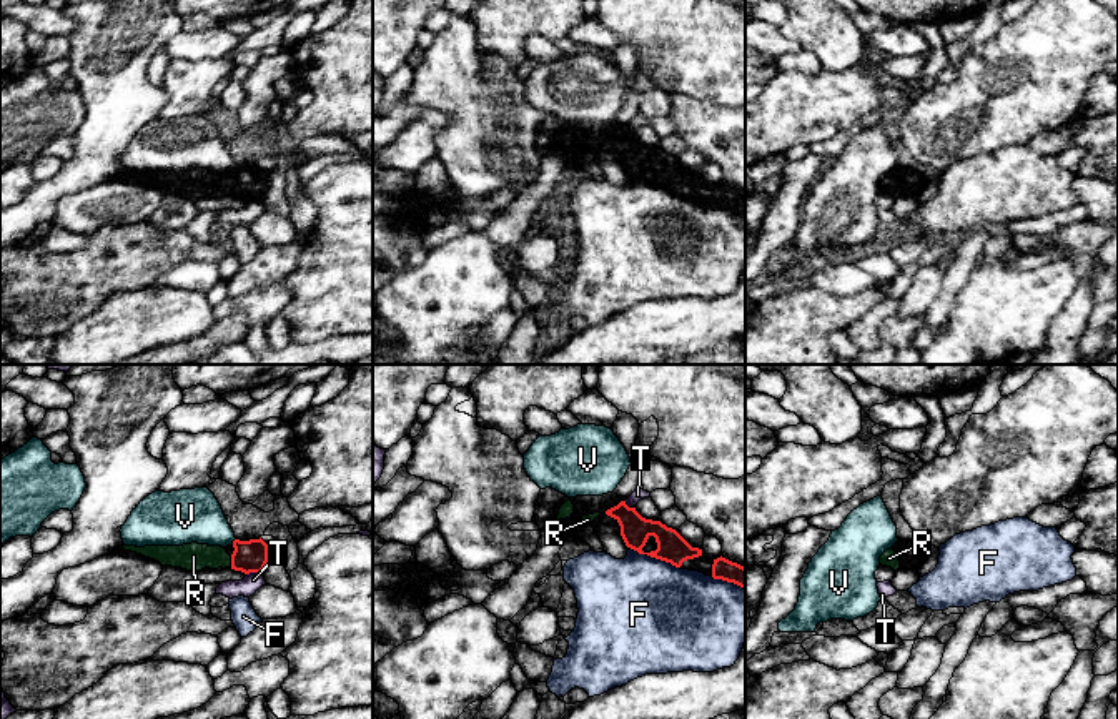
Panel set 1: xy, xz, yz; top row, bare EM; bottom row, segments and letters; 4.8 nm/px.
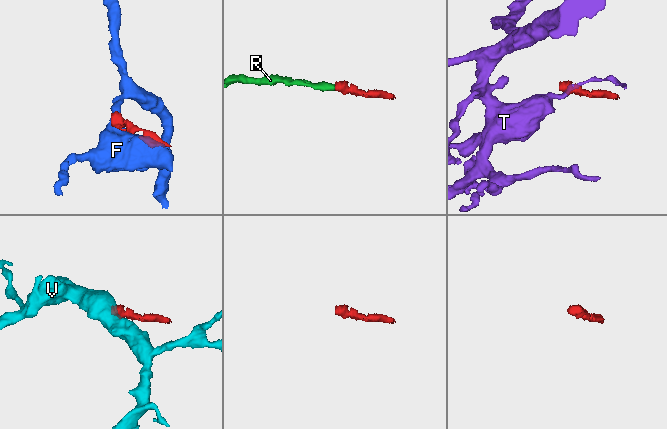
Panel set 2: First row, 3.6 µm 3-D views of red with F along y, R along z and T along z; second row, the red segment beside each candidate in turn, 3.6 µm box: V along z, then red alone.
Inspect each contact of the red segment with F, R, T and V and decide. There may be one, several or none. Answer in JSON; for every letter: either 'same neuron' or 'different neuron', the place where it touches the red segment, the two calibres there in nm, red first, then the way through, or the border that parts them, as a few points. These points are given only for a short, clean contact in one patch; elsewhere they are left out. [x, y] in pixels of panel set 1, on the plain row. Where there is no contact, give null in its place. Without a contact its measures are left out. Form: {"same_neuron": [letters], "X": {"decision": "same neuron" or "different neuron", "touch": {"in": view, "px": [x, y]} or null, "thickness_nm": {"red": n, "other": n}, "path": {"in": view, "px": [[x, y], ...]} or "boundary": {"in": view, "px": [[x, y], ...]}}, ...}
{"same_neuron": ["R"], "F": {"decision": "different neuron", "touch": {"in": "xz", "px": [654, 183]}, "thickness_nm": {"red": 150, "other": 480}}, "R": {"decision": "same neuron", "touch": {"in": "xy", "px": [232, 188]}, "thickness_nm": {"red": 160, "other": 130}, "path": {"in": "xy", "px": [[250, 183], [232, 188], [217, 183], [193, 183]]}}, "T": {"decision": "different neuron", "touch": {"in": "xy", "px": [253, 198]}, "thickness_nm": {"red": 160, "other": 90}, "boundary": {"in": "xy", "px": [[262, 198], [247, 202]]}}, "V": {"decision": "different neuron", "touch": {"in": "xy", "px": [233, 168]}, "thickness_nm": {"red": 160, "other": 260}, "boundary": {"in": "xy", "px": [[235, 165], [232, 172]]}}}

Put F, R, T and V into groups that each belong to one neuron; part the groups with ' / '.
F / R / T / V

